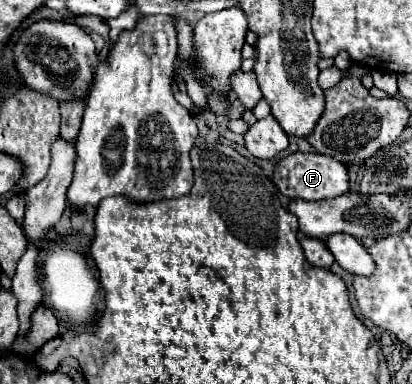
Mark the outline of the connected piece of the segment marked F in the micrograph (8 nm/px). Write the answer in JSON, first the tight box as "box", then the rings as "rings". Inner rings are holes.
{"box":[273,153,349,201],"rings":[[[291,153],[275,165],[273,183],[277,189],[289,199],[305,199],[305,201],[321,201],[329,197],[339,197],[349,191],[349,171],[345,163],[331,159],[321,153]]]}

